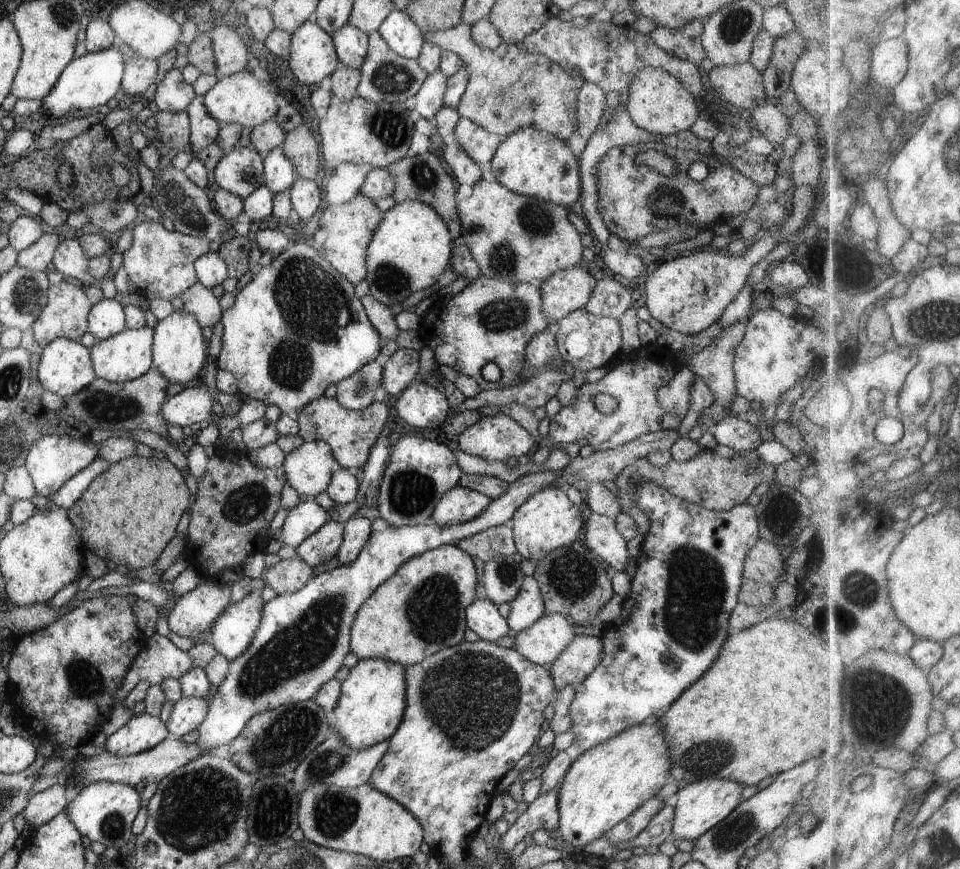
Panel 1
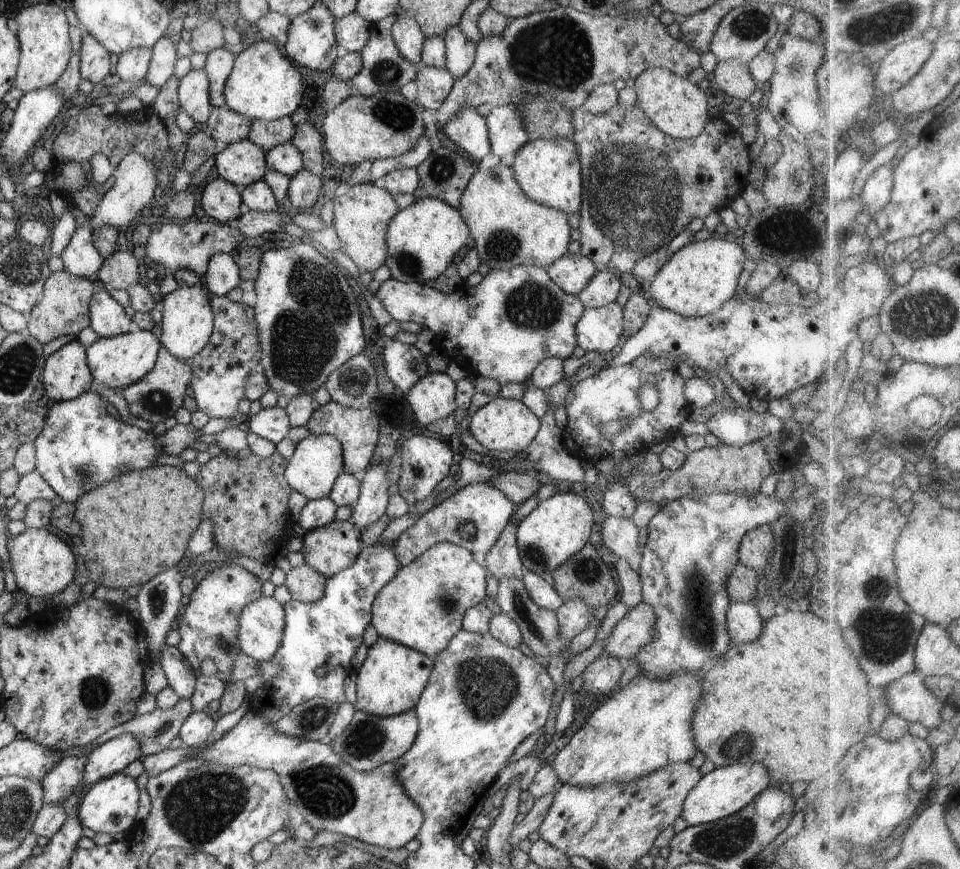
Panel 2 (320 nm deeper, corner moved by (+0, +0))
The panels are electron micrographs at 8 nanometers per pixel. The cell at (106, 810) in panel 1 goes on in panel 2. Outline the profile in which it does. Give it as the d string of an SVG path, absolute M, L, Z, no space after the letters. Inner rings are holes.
M123 773L114 774L92 784L78 806L81 826L91 829L96 834L107 833L111 836L131 832L137 826L135 818L139 808L139 794L137 780Z

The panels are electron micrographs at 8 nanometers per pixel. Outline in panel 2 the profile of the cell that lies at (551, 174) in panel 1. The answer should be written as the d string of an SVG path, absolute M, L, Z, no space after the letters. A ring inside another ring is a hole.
M566 138L531 139L516 152L510 166L520 189L530 200L564 212L579 213L583 192L581 163L575 143Z

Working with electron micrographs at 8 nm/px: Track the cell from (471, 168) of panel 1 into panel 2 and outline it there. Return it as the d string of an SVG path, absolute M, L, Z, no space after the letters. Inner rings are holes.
M476 107L462 108L442 129L452 142L468 153L468 160L472 162L478 164L491 151L485 117L478 114Z

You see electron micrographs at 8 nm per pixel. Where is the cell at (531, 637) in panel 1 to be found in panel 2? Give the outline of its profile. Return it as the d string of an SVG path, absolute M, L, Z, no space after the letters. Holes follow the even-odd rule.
M582 598L566 601L561 608L555 611L560 638L570 642L586 630L590 624L592 612L593 610L590 610L590 606L586 606Z

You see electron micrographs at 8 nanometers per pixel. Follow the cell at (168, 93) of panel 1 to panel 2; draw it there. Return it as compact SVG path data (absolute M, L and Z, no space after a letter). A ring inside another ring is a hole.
M165 35L154 46L148 73L145 77L148 84L161 89L174 76L174 68L179 60L175 46L172 40L166 38Z

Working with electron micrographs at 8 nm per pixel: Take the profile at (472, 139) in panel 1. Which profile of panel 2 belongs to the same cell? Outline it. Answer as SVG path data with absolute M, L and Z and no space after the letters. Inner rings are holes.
M513 104L493 107L485 120L491 151L499 158L516 153L531 140L524 130L522 114Z

